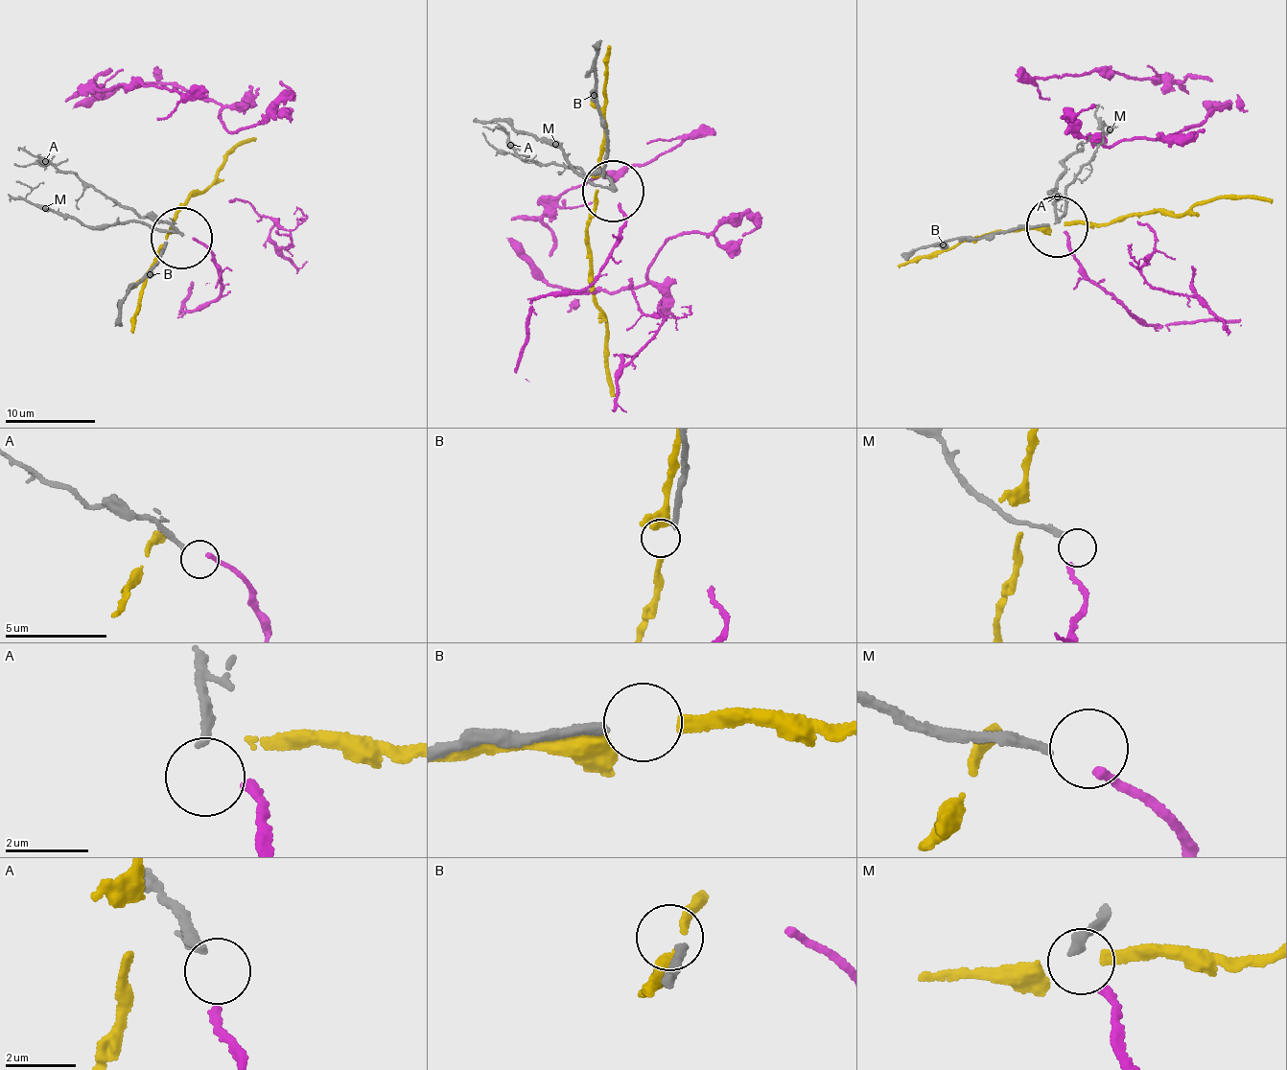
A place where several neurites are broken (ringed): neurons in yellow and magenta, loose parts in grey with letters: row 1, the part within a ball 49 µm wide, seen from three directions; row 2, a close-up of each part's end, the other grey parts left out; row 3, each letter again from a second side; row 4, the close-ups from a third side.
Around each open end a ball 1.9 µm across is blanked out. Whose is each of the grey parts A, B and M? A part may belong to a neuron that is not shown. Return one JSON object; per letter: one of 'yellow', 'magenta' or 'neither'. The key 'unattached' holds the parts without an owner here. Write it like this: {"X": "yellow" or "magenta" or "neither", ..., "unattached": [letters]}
{"A": "neither", "B": "neither", "M": "magenta", "unattached": ["A", "B"]}

